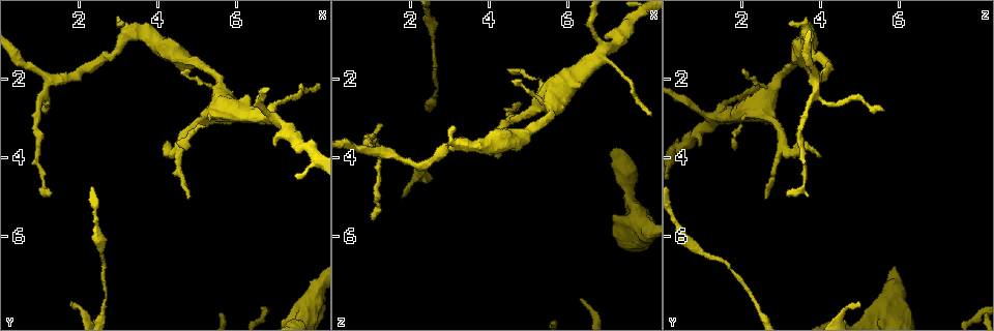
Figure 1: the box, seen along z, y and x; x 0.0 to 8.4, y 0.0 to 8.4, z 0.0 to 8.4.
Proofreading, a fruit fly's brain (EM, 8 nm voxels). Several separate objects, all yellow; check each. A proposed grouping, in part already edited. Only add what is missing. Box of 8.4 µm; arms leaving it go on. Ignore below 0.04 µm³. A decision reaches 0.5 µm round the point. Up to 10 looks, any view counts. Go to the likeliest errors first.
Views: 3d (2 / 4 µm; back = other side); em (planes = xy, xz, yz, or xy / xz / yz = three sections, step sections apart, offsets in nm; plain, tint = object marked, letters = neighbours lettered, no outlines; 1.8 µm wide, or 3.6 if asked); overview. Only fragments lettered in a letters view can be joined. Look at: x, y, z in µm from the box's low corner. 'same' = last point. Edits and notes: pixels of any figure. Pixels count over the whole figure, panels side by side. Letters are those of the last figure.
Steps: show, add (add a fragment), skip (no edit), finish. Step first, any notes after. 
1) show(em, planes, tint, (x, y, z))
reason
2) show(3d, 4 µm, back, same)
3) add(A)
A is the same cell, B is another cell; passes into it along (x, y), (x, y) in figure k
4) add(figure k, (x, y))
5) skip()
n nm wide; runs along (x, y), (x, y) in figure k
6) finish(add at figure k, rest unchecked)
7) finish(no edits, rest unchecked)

show(3d, 4 µm, (4.75, 5.00, 2.60))
tapers out

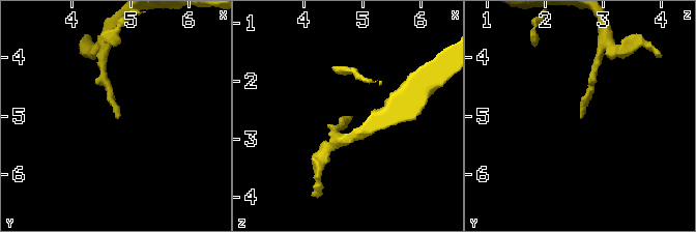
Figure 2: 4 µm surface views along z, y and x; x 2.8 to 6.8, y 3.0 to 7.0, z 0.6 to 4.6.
show(em, xy, step 16, letters, (4.80, 5.10, 2.60))
shape alone is not enough

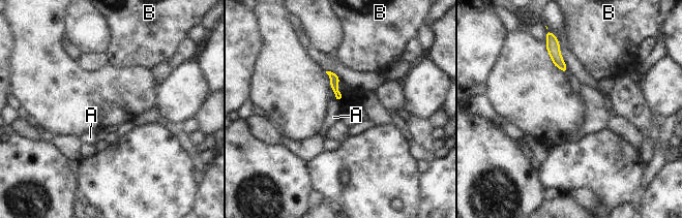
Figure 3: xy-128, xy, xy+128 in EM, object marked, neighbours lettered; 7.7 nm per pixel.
add(A)
A is the same cell, B is another cell; passes into it along (334, 80), (337, 101), (333, 117) in figure 3; the cell continues

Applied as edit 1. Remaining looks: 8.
show(overview)

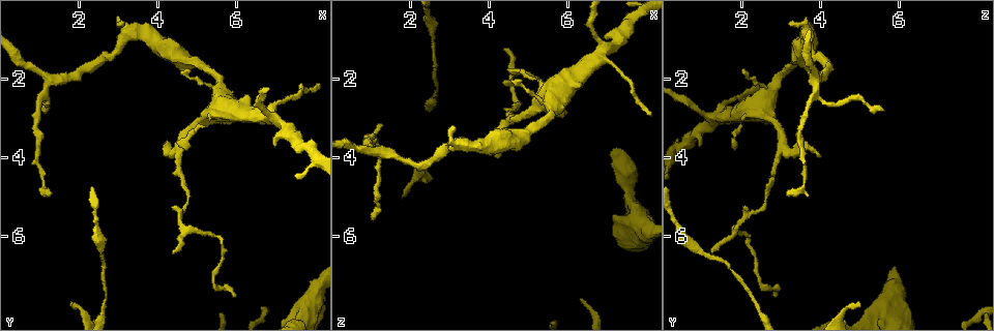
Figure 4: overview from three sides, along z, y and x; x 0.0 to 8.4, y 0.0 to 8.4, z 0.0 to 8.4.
show(em, xy, step 8, letters, (4.25, 4.00, 3.95))
an open end

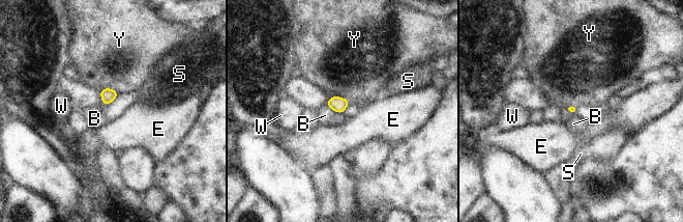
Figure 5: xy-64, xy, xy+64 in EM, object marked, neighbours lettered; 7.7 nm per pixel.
show(em, planes, letters, same)
cut it another way

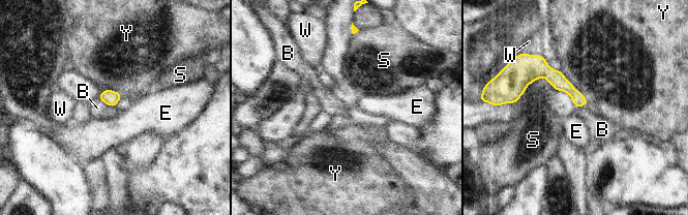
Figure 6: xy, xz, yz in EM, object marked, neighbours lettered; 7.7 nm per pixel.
skip()
Y touches over 340 nm; B, E, S, W and Y are other cells; border along (98, 97), (114, 108) in figure 6; none of them fits

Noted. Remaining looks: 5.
show(em, yz, step 4, tint, (1.05, 2.80, 5.55))
branch stops here

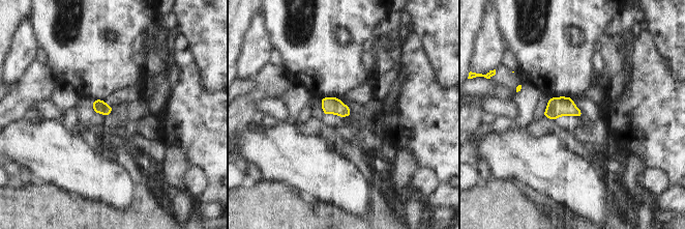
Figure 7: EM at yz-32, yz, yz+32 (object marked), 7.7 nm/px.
show(em, planes, letters, same)

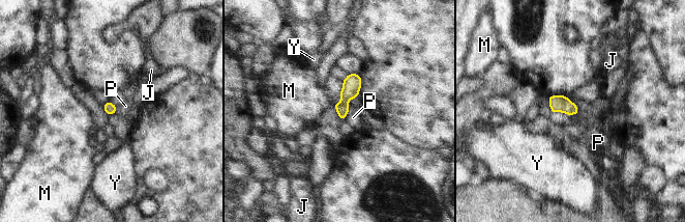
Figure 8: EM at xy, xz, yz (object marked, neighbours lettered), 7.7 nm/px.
skip()
J, M, P and Y are other cells; border along (349, 110), (343, 119) in figure 8; no lettered fragment goes on from it

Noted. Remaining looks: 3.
show(3d, 4 µm, back, (4.80, 1.80, 2.05))
an open end

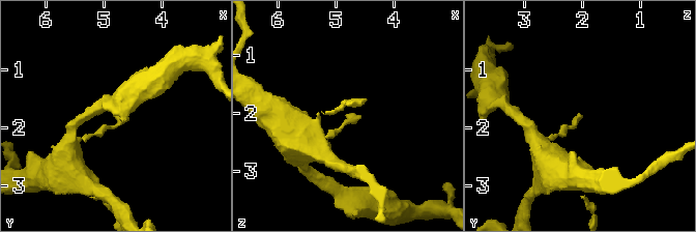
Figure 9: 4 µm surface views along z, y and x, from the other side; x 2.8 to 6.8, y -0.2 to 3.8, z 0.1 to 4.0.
show(em, xy, step 8, tint, (4.80, 1.75, 2.05))

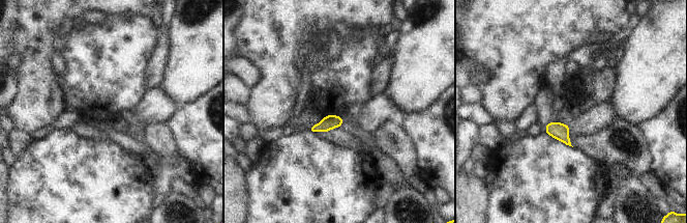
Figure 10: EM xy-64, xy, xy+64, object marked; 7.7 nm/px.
show(em, planes, letters, same)

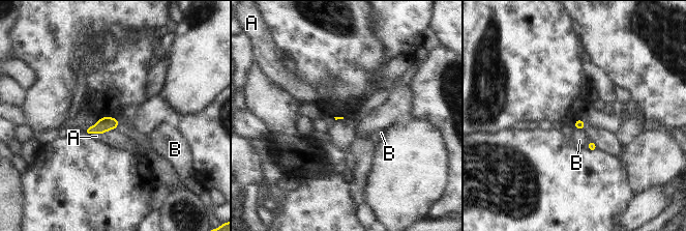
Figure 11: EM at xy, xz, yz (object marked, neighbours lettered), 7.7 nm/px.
skip()
A and B are other cells; border along (118, 125), (108, 130), (102, 135) in figure 11; no lettered fragment goes on from it

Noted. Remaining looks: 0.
finish(add at figure 3, rest unchecked)

